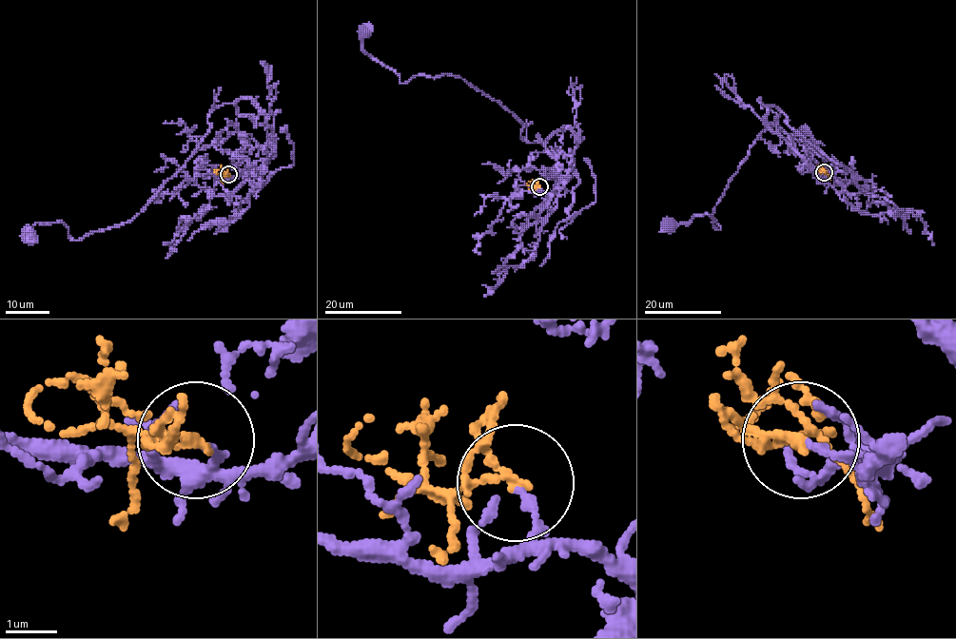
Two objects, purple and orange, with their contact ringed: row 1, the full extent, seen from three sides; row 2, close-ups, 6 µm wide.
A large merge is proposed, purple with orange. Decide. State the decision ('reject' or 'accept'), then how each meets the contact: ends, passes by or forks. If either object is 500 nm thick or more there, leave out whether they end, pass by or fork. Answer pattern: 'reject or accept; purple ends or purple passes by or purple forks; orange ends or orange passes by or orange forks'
accept; purple ends; orange forks

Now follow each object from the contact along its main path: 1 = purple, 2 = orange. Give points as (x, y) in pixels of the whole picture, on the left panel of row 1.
1: (229, 174), (267, 158), (272, 129), (251, 101), (215, 108), (129, 221), (79, 240), (62, 223), (30, 233)
2: (229, 174), (216, 170), (217, 173)

